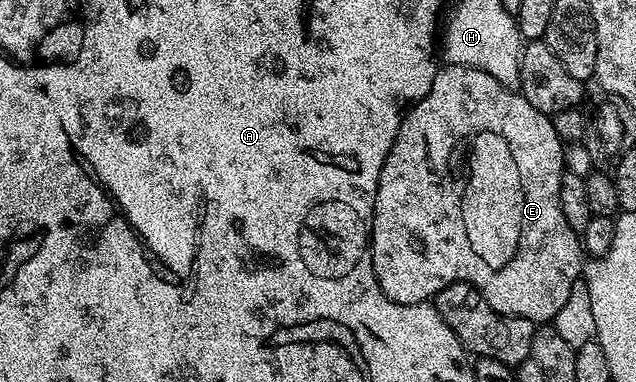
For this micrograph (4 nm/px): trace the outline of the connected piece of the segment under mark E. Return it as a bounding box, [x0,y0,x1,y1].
[370,64,584,326]

